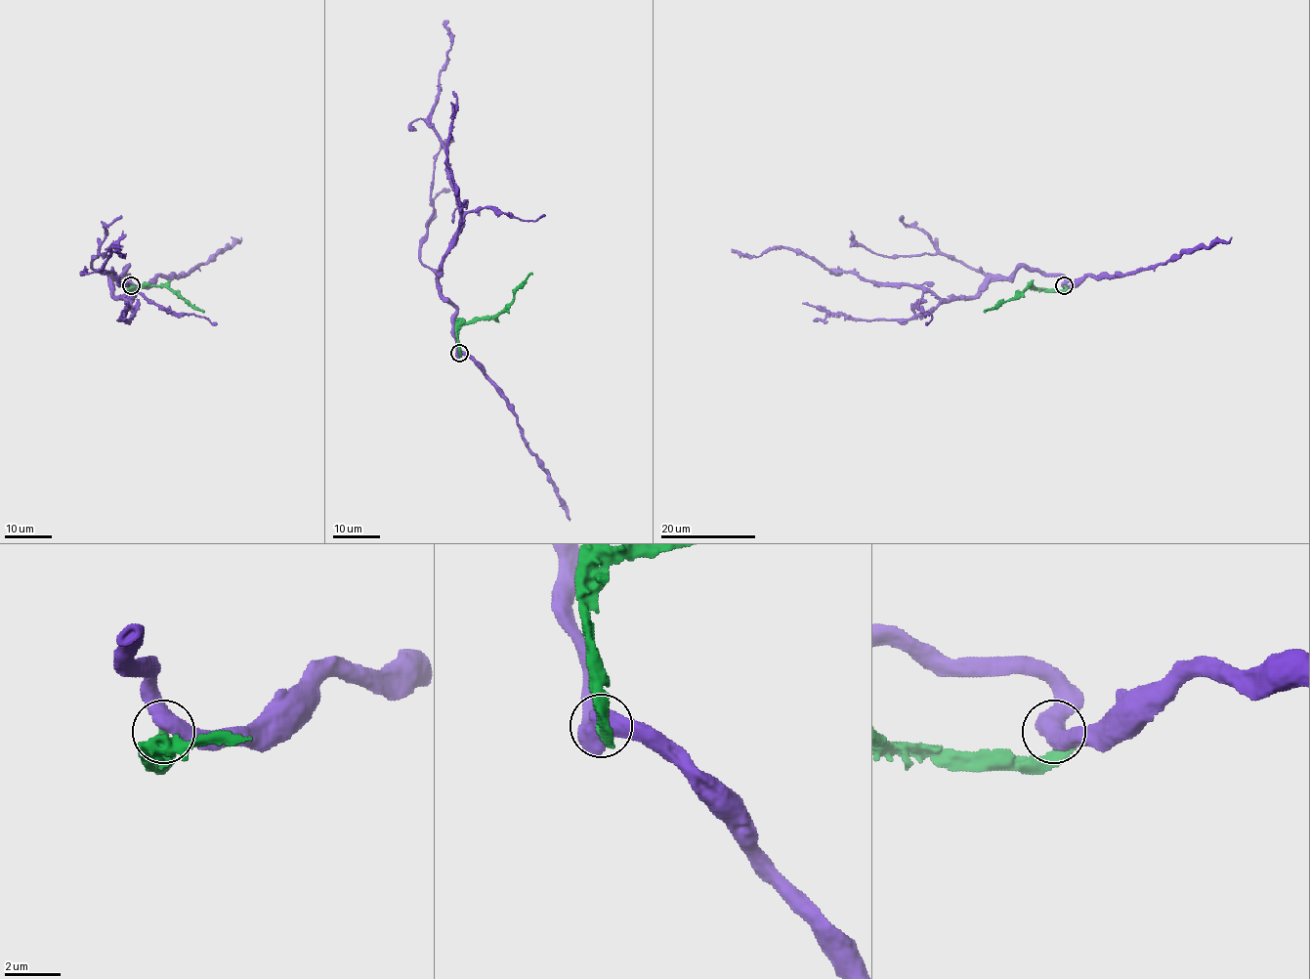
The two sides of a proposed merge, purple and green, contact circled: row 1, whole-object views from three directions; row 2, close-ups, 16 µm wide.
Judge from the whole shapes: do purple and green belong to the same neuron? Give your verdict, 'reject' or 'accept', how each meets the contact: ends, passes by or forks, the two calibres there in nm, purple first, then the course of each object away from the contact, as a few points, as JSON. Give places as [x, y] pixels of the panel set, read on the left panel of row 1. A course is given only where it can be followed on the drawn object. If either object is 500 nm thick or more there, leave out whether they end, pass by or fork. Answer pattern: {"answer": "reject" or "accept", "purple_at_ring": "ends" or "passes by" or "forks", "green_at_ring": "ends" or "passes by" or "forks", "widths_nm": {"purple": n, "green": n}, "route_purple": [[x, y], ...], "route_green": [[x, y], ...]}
{"answer": "reject", "widths_nm": {"purple": 550, "green": 400}, "route_purple": [[131, 284], [128, 267], [110, 292], [134, 289], [103, 270], [116, 249]], "route_green": [[131, 286], [131, 290], [167, 286], [204, 311]]}

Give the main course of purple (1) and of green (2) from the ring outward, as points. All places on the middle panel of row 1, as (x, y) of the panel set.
1: (459, 353), (456, 309), (438, 277), (462, 210), (448, 153), (431, 122), (450, 48), (444, 21)
2: (459, 353), (459, 328), (482, 319), (495, 318), (513, 299), (515, 290), (532, 273)

